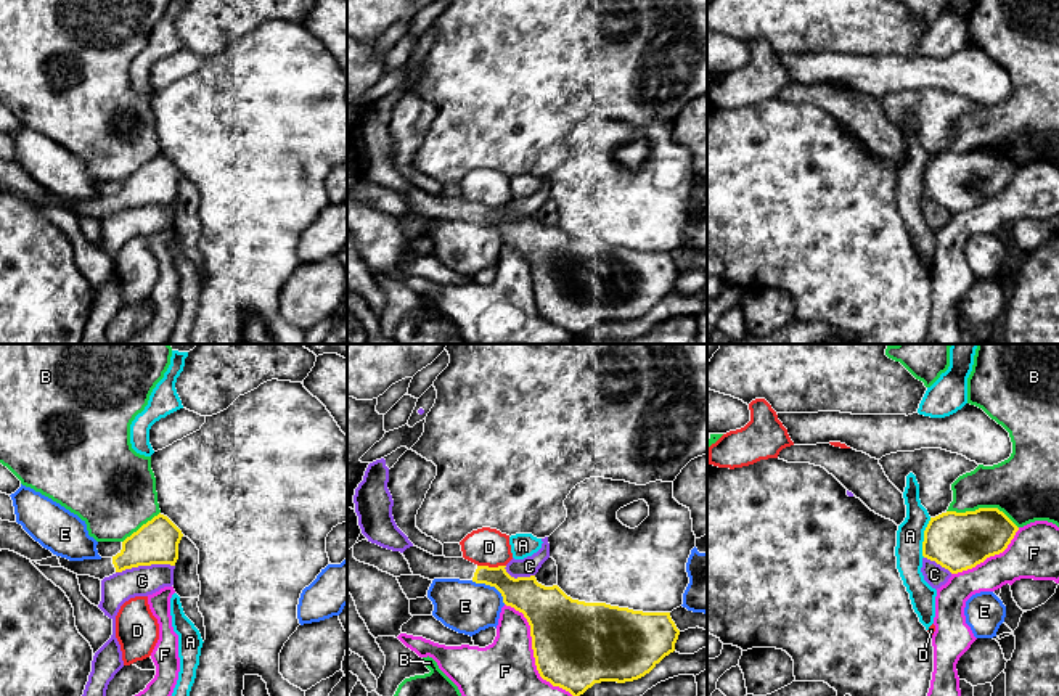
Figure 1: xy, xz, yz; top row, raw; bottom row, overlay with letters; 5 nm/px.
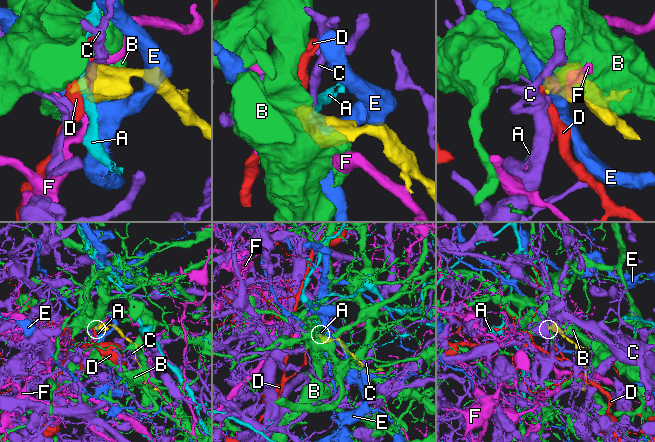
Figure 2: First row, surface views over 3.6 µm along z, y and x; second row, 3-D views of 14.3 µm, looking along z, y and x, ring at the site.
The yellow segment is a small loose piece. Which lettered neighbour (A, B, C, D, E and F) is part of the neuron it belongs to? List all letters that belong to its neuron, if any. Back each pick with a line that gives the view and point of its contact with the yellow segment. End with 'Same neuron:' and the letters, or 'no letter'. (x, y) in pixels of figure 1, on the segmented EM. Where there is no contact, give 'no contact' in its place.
Same neuron: no letter

